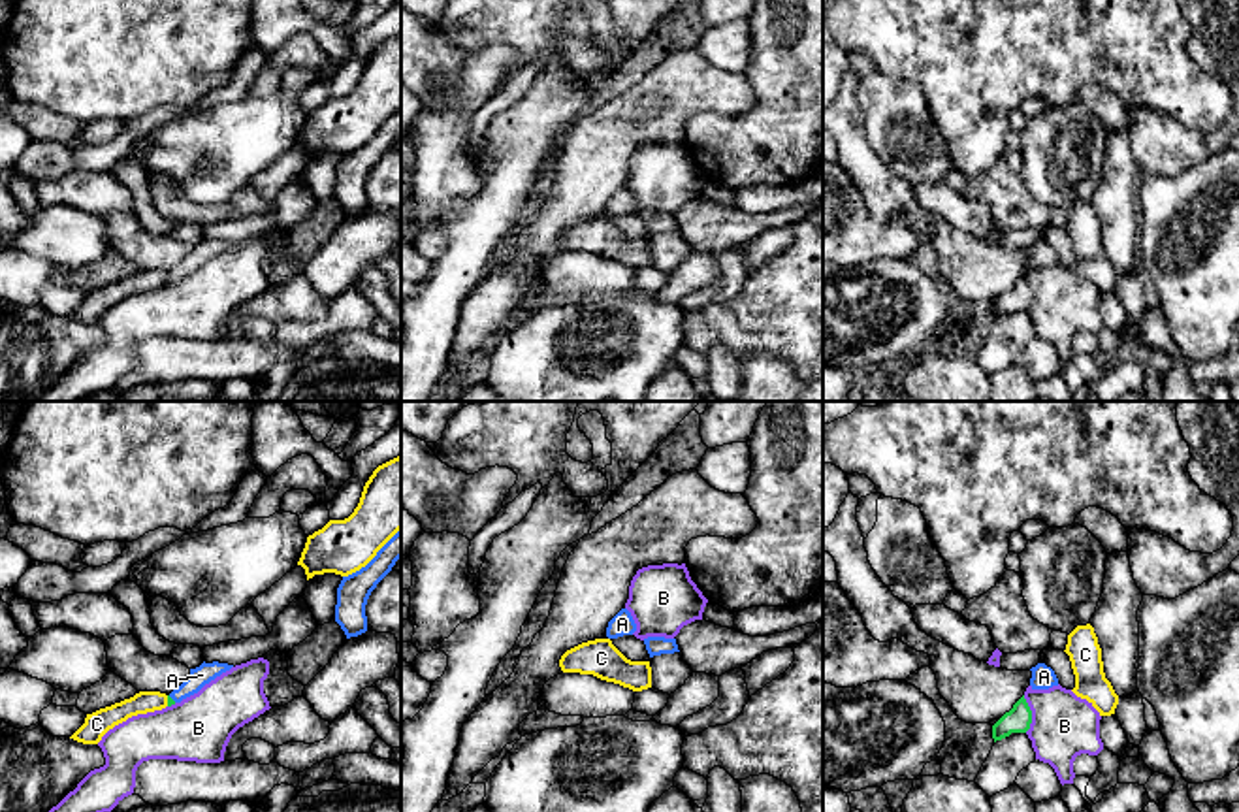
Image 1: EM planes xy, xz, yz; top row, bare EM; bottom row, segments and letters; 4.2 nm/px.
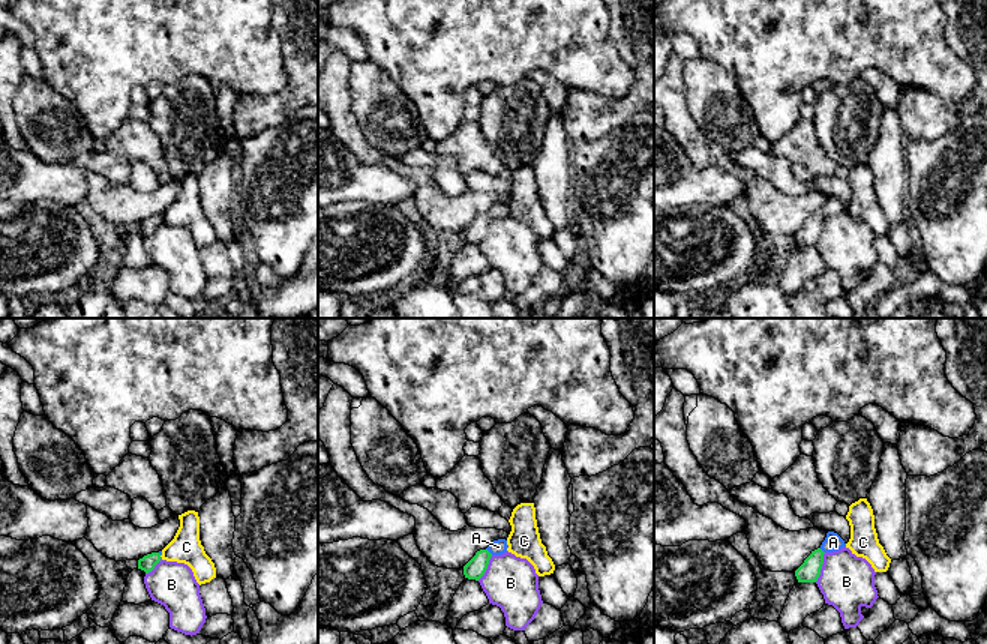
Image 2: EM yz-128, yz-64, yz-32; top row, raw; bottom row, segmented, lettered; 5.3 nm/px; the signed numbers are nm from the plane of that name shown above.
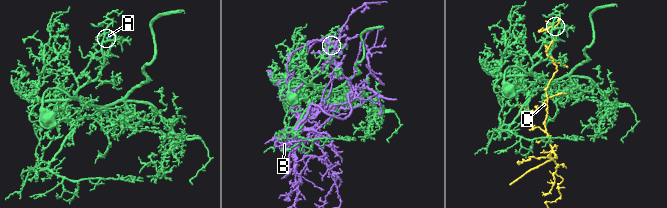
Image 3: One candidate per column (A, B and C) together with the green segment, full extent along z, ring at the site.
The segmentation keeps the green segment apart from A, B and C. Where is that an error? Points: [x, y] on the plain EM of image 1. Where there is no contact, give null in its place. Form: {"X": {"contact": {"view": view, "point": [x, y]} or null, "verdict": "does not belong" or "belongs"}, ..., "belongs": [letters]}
{"A": {"contact": {"view": "xy", "point": [170, 276]}, "verdict": "belongs"}, "B": {"contact": {"view": "yz", "point": [1030, 292]}, "verdict": "does not belong"}, "C": {"contact": {"view": "xy", "point": [168, 279]}, "verdict": "does not belong"}, "belongs": ["A"]}

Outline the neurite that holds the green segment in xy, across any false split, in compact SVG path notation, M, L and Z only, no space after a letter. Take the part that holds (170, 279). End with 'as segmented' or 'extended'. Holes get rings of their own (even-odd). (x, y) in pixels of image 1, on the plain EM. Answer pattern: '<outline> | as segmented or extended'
M201 241L196 247L190 247L188 256L168 273L168 284L181 281L183 277L198 271L205 262L230 249L233 243L228 241Z | extended

